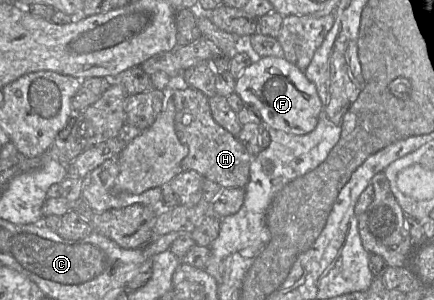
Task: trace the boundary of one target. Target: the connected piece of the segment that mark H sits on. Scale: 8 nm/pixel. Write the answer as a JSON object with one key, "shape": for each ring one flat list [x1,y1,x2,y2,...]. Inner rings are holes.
{"shape":[[181,84,172,87,172,97,175,105,175,132,180,142,188,147,188,154,180,163,181,170,194,170,222,188,245,188,252,157,237,136,214,120,209,98,201,91]]}

